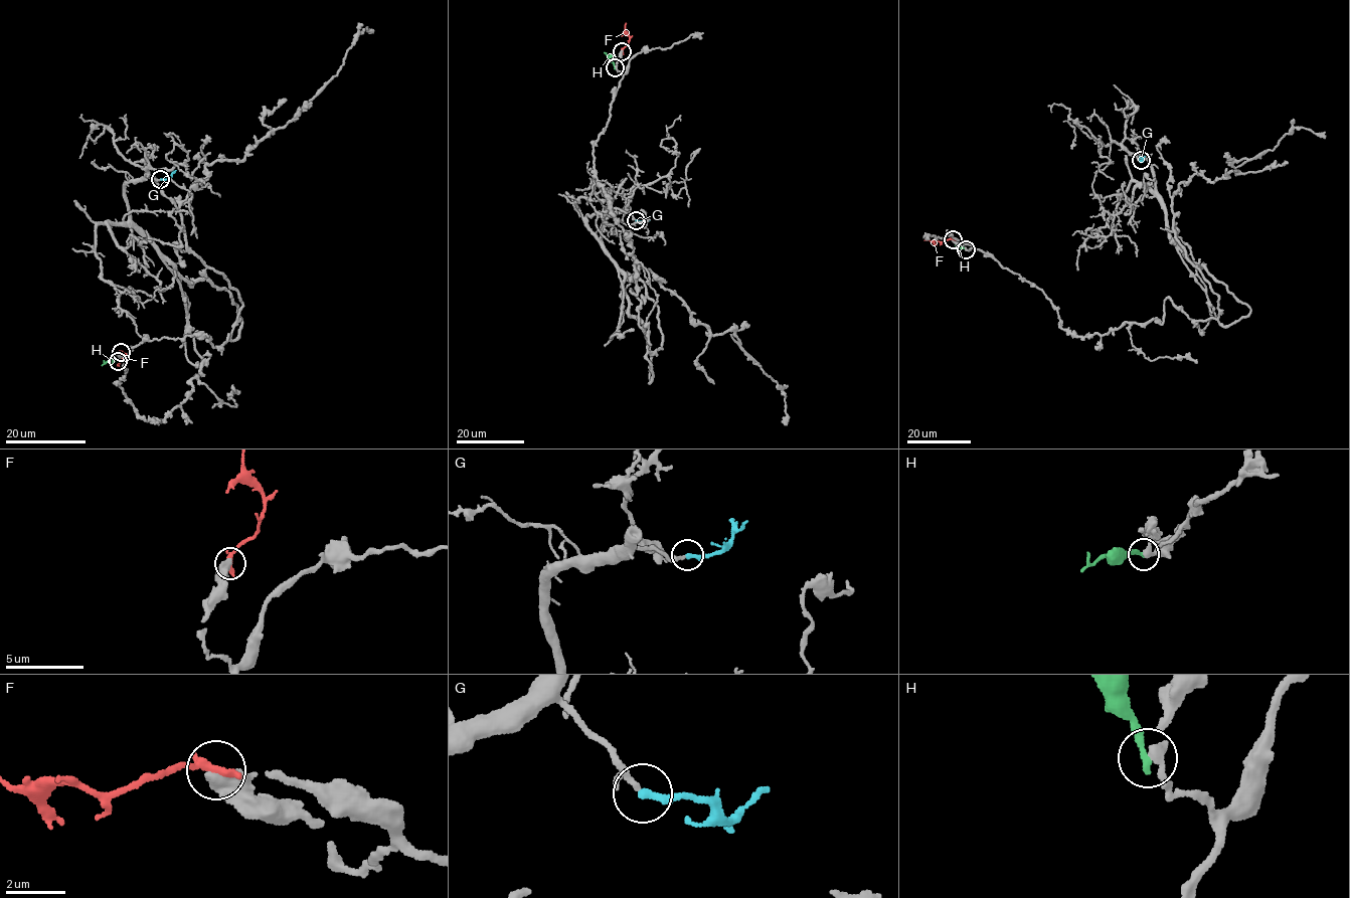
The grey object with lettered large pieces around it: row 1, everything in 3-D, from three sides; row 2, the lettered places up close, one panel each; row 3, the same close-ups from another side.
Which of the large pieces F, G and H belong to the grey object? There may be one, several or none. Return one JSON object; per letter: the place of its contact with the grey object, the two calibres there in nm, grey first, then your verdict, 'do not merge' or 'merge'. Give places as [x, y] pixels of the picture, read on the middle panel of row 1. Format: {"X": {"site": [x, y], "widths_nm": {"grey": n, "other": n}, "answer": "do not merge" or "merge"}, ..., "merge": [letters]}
{"F": {"site": [622, 51], "widths_nm": {"grey": 600, "other": 320}, "answer": "do not merge"}, "G": {"site": [636, 220], "widths_nm": {"grey": 240, "other": 280}, "answer": "merge"}, "H": {"site": [615, 67], "widths_nm": {"grey": 420, "other": 280}, "answer": "do not merge"}, "merge": ["G"]}

